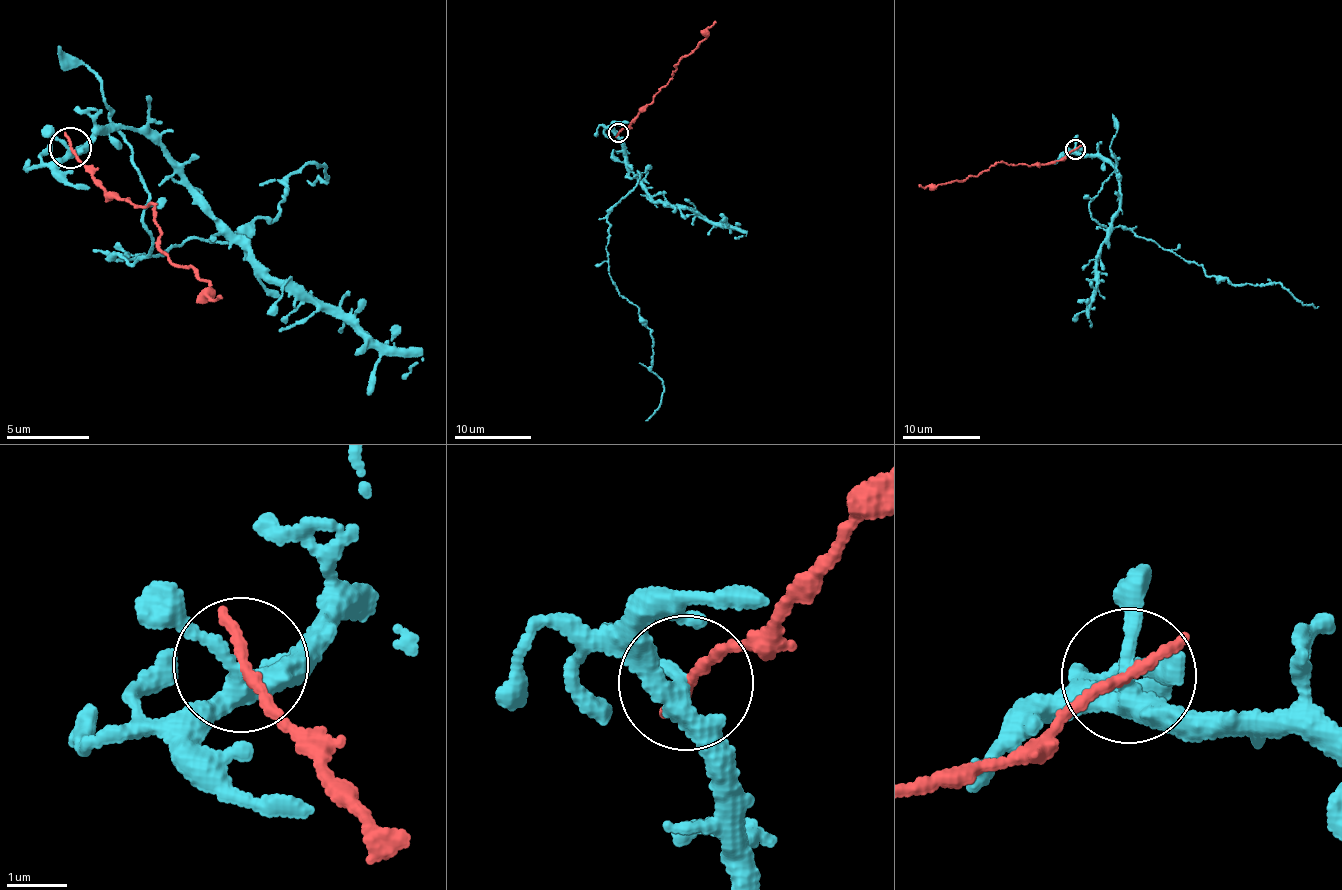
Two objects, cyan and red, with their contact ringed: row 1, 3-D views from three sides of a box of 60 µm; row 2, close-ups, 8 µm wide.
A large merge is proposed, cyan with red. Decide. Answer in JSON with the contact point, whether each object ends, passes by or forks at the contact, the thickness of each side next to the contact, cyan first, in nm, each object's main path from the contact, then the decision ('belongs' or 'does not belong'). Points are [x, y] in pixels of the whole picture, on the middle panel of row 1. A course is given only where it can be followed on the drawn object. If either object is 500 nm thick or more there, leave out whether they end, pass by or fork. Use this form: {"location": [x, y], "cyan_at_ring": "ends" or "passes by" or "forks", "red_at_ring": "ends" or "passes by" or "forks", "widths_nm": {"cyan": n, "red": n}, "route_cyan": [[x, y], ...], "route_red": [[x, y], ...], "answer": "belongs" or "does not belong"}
{"location": [618, 133], "cyan_at_ring": "forks", "red_at_ring": "ends", "widths_nm": {"cyan": 280, "red": 200}, "route_cyan": [[618, 132], [629, 178], [641, 175], [607, 216], [606, 250], [611, 280], [652, 336], [661, 405], [644, 421]], "route_red": [[618, 132], [649, 105], [683, 57], [706, 37], [706, 30], [716, 21]], "answer": "does not belong"}

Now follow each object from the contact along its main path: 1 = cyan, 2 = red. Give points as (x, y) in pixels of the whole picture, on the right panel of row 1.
1: (1074, 150), (1115, 168), (1089, 205), (1094, 220), (1152, 239), (1209, 276), (1278, 282), (1319, 306)
2: (1074, 150), (1058, 161), (1031, 166), (1013, 166), (1002, 161), (966, 179), (924, 187), (919, 185)

